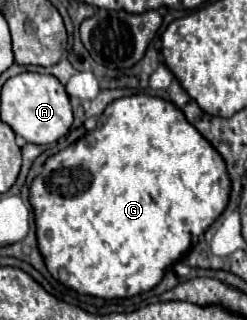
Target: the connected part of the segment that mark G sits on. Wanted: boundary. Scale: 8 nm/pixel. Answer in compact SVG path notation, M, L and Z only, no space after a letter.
M131 95L131 97L115 99L113 103L109 103L107 109L103 111L103 115L99 117L95 129L91 129L85 137L81 137L79 141L75 141L67 149L51 155L45 161L43 171L33 179L33 183L29 187L29 203L31 203L33 215L35 215L39 251L43 255L43 261L45 261L49 273L55 279L59 279L65 287L69 287L81 295L93 295L93 297L101 297L101 299L123 299L125 293L137 295L137 293L153 289L161 281L167 267L171 267L175 261L179 261L199 241L199 237L209 229L209 225L223 213L223 209L227 207L229 189L231 189L231 179L229 179L225 161L211 147L211 143L185 119L181 109L177 109L173 103L159 99L159 97Z

